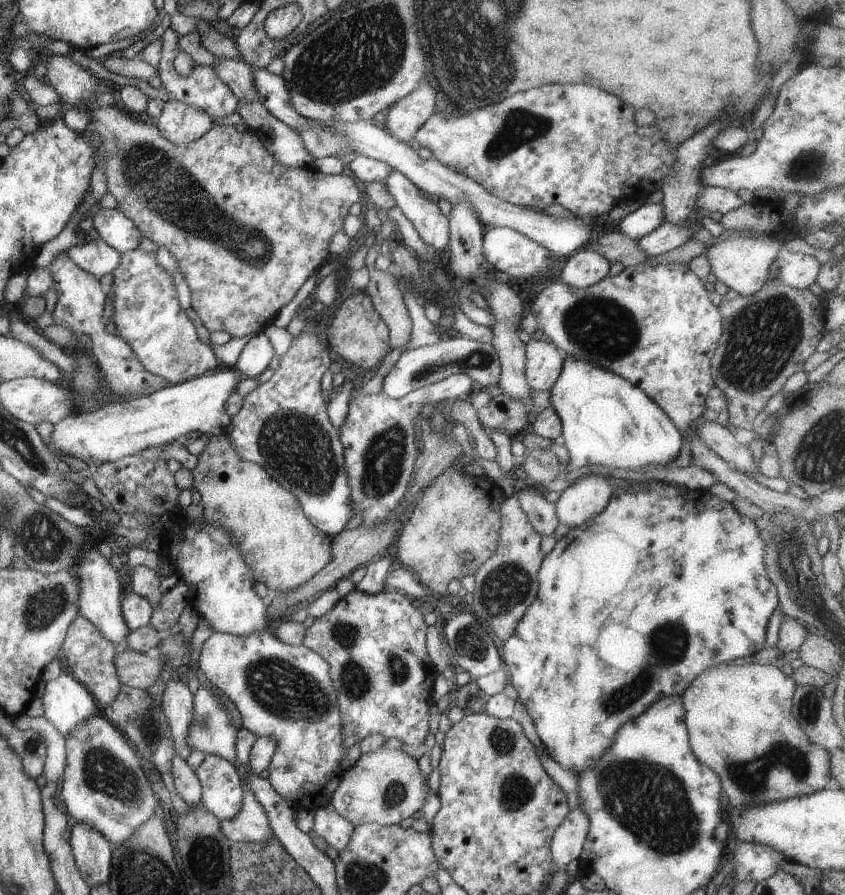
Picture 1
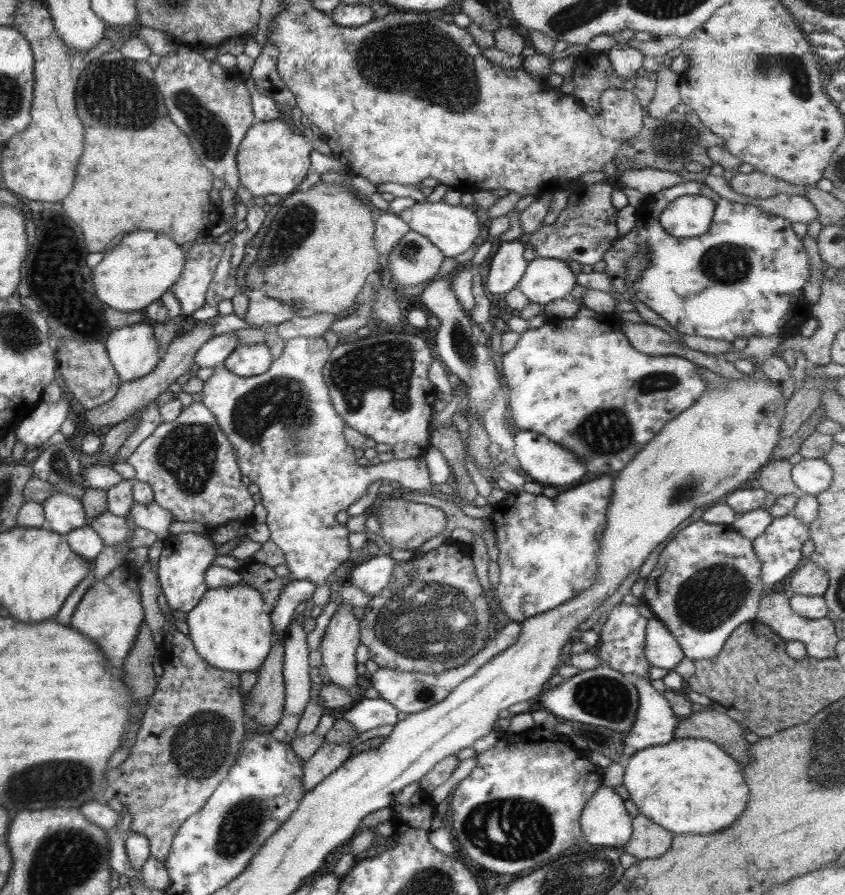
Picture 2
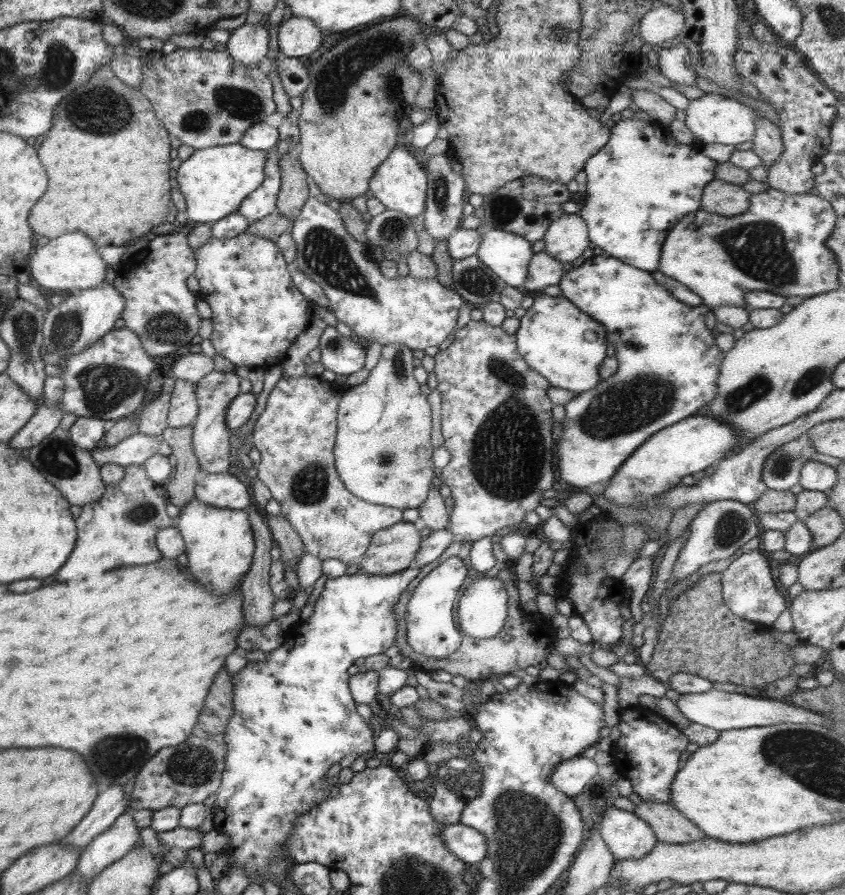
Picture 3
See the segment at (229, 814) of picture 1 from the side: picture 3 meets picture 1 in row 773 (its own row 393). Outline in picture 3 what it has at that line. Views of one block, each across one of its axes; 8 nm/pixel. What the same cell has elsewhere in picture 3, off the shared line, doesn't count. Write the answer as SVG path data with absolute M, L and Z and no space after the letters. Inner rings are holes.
M212 371L196 382L195 394L198 411L193 420L193 452L200 469L200 476L226 473L229 463L229 437L231 432L225 426L225 411L229 402L240 393L239 381L233 372Z

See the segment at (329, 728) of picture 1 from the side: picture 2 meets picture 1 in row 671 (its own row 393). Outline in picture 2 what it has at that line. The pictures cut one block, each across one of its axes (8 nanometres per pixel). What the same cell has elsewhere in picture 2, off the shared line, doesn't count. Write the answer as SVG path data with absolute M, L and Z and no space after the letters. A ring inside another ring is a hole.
M295 337L284 342L284 348L281 355L277 359L272 360L272 364L267 368L266 372L258 376L251 376L248 378L237 377L235 374L231 374L229 370L226 370L223 366L215 368L214 372L203 383L203 389L201 392L201 404L205 406L206 410L209 410L213 414L213 418L217 420L221 432L225 434L229 444L231 444L234 452L235 463L242 476L247 477L250 482L257 485L258 493L261 499L259 502L266 510L265 524L270 532L269 540L274 542L279 550L285 557L285 565L288 568L289 576L295 580L309 580L315 584L315 591L311 595L311 604L314 606L321 606L322 608L327 605L329 600L329 584L325 583L325 578L341 564L345 562L349 556L350 548L347 543L347 527L337 523L335 520L336 513L339 510L347 510L349 505L353 504L355 500L359 499L359 495L365 493L365 489L369 486L369 483L373 483L379 479L383 482L398 482L401 488L404 489L406 494L410 497L426 498L430 492L436 487L431 484L428 476L427 466L424 459L408 459L399 460L390 464L377 464L376 466L358 466L355 464L355 459L358 456L356 450L345 442L343 438L343 426L345 426L343 420L337 416L337 413L330 404L328 398L328 387L324 384L322 378L322 369L326 364L326 361L330 358L330 351L327 348L327 344L322 337L319 338L304 338Z

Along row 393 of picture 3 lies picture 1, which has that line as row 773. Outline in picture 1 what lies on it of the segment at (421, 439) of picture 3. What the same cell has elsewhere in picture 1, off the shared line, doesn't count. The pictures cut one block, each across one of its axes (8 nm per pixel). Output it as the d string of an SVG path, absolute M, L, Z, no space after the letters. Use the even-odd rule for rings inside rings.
M380 746L373 753L360 756L352 766L342 772L338 788L332 793L329 804L338 816L353 826L362 823L397 825L421 807L427 791L429 788L422 778L416 760L399 749Z

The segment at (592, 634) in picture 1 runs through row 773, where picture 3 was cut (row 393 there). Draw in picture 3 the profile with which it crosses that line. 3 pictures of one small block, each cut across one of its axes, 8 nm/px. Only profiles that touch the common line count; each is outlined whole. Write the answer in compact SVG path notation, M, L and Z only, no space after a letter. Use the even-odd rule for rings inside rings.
M537 292L532 305L521 318L515 336L516 352L528 365L549 382L549 386L568 390L573 396L592 390L599 382L599 364L605 358L605 330L581 314L563 296L549 296Z

